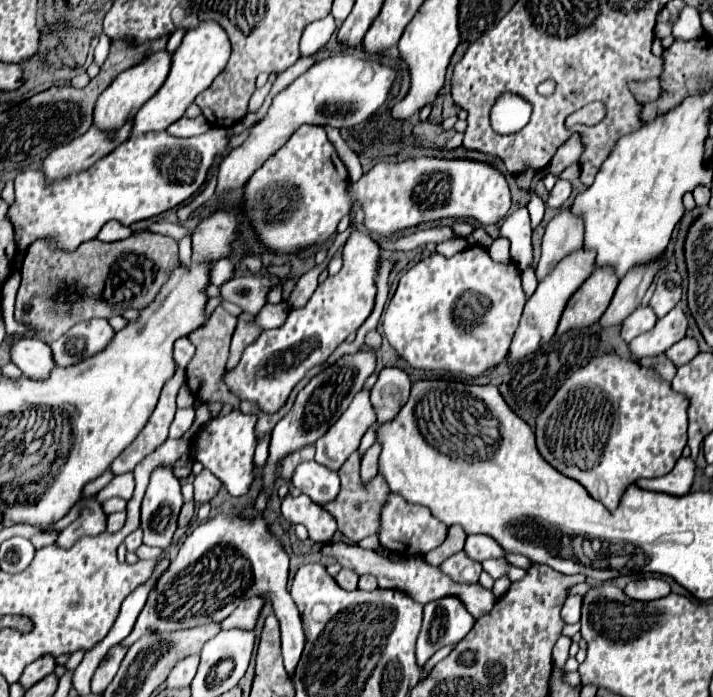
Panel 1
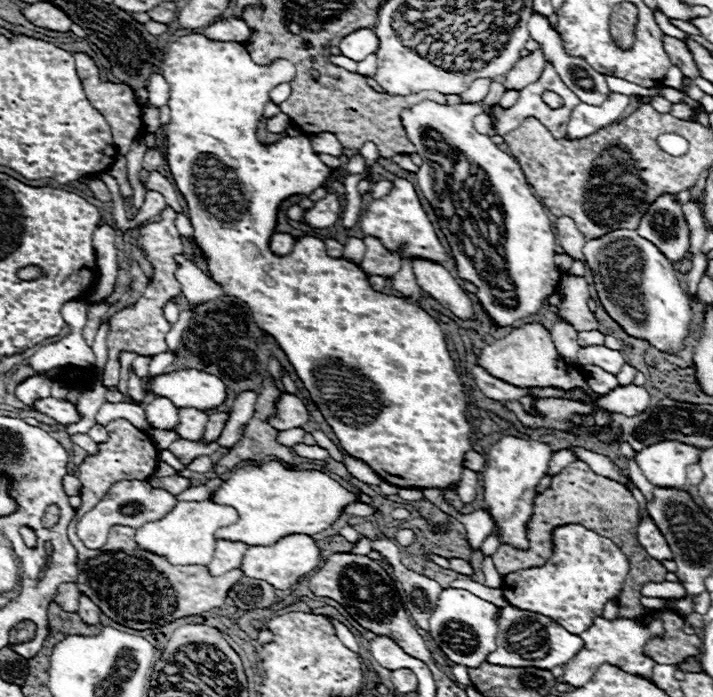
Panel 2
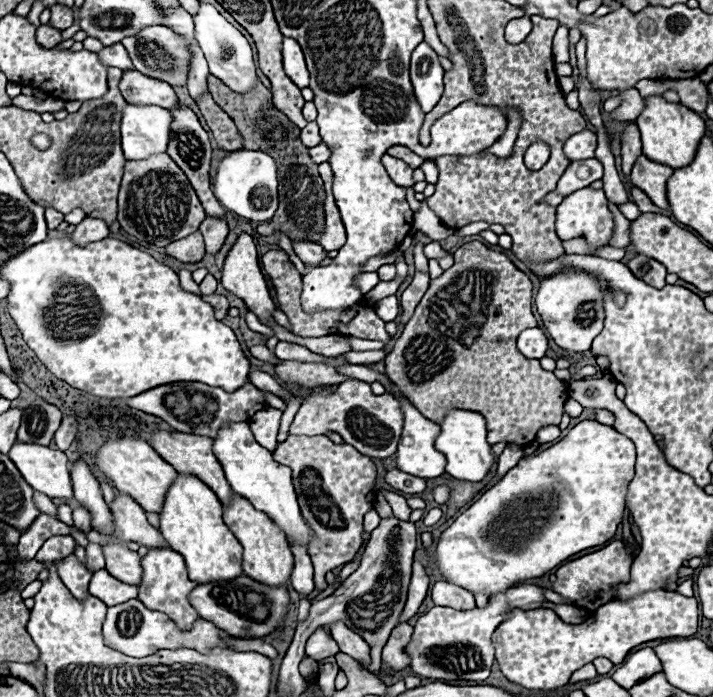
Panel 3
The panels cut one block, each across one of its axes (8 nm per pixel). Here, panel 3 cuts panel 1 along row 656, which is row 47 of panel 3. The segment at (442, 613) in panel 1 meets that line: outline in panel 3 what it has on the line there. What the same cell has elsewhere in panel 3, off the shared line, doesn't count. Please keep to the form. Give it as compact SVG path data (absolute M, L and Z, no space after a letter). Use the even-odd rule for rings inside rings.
M426 42L416 46L410 62L410 80L424 114L428 114L442 96L442 74L438 54Z

